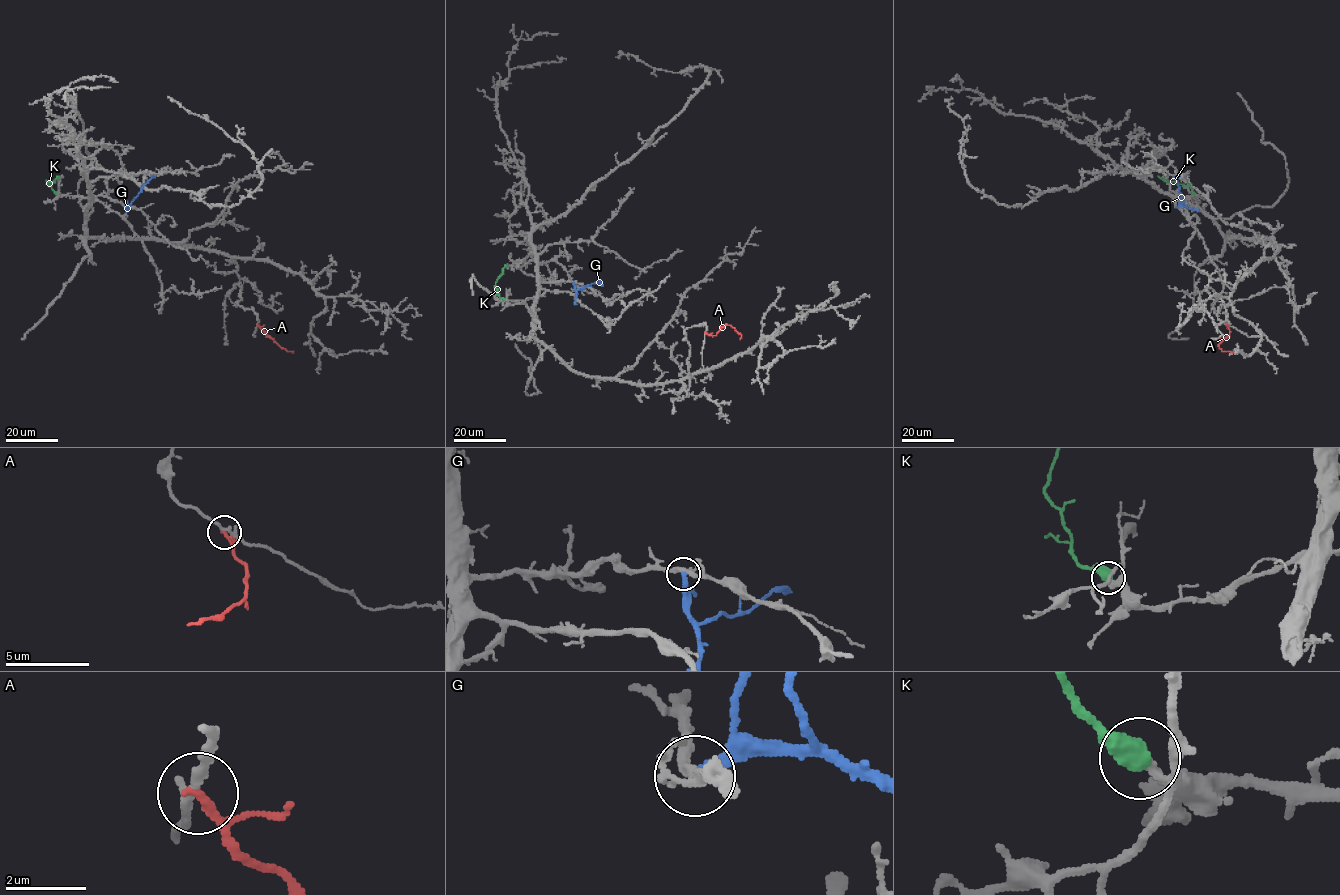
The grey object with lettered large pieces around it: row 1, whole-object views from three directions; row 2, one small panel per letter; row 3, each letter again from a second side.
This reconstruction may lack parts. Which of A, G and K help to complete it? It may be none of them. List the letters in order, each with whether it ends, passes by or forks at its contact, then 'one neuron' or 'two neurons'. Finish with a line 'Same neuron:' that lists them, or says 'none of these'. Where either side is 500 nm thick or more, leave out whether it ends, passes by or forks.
A: it ends there; two neurons
G: it ends there; two neurons
K: one neuron
Same neuron: K

